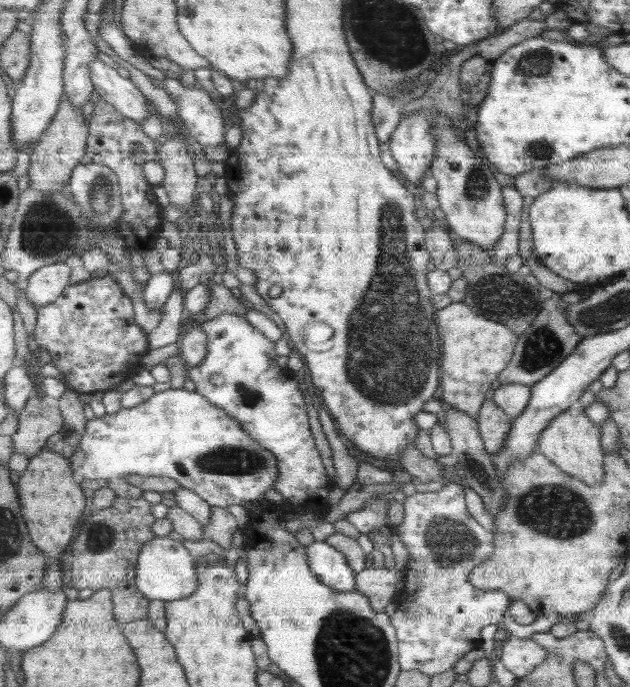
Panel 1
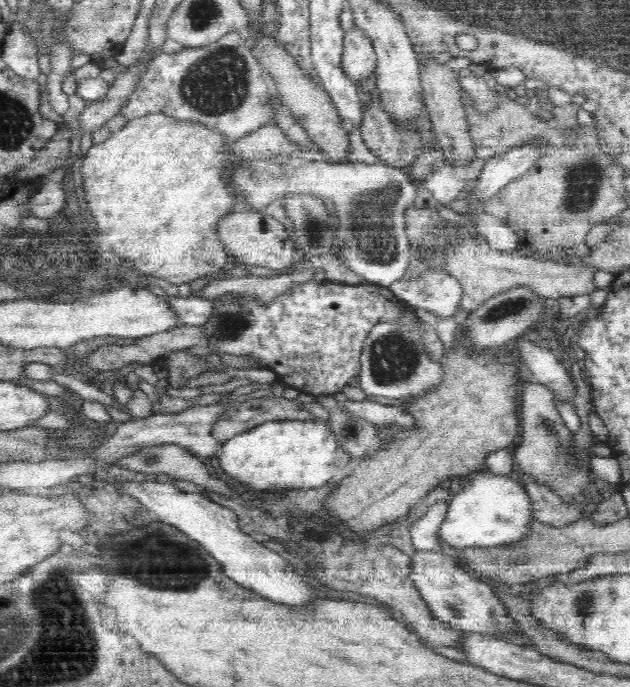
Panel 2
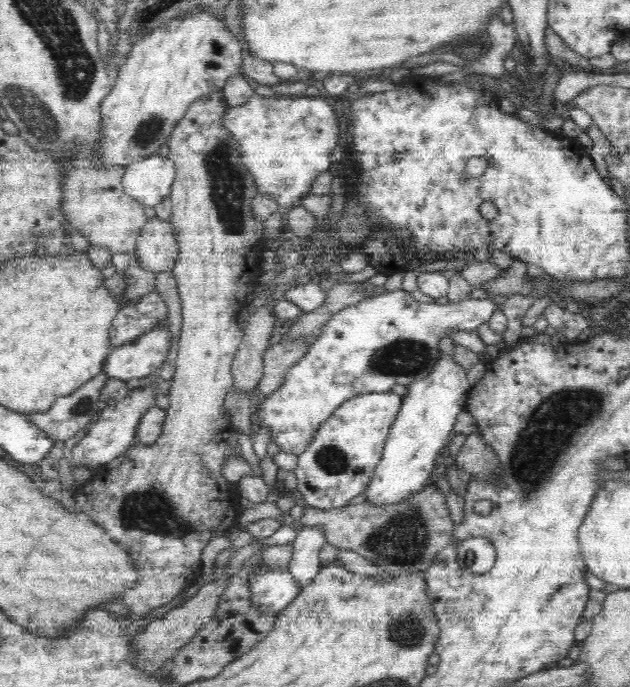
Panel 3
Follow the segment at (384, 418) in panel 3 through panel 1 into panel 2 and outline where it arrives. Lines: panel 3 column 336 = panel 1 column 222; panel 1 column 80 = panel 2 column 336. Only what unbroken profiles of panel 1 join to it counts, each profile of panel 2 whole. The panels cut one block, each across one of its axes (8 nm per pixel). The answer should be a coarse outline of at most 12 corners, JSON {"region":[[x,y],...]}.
{"region":[[320,419],[263,422],[223,443],[232,480],[319,489],[352,459]]}

